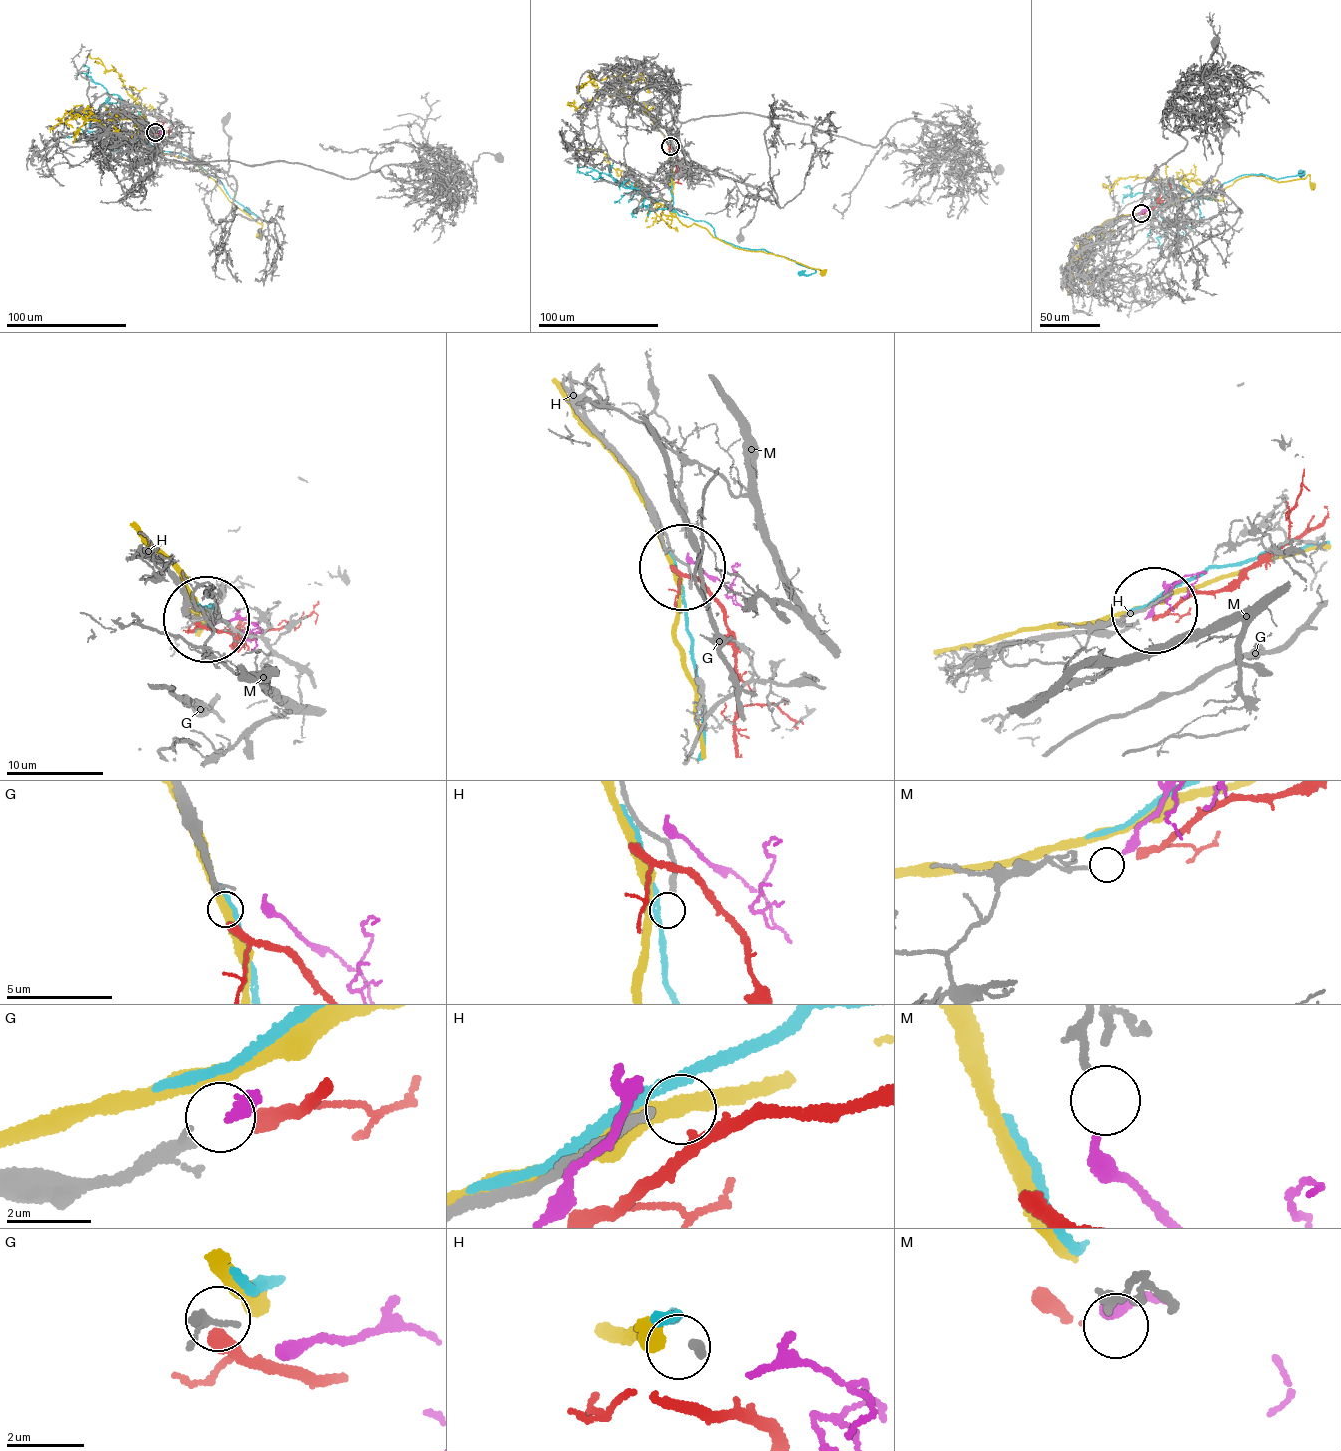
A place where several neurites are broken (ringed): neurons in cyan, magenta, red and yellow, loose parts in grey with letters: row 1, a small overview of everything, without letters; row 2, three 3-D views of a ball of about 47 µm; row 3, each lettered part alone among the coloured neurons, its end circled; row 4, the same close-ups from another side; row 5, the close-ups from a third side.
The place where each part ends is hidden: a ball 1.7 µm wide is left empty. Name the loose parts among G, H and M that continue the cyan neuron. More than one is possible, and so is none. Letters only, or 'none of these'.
none of these

